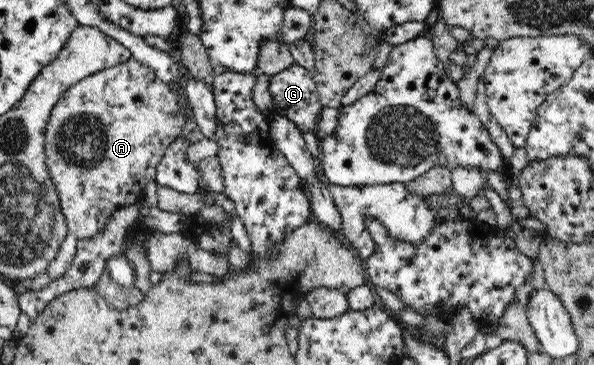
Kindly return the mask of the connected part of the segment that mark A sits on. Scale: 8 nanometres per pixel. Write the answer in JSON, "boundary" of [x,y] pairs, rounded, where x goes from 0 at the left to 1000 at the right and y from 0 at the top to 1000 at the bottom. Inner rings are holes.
{"boundary":[[[226,159],[160,197],[114,241],[88,296],[74,367],[79,444],[88,496],[98,512],[101,567],[111,595],[114,636],[131,658],[148,658],[165,647],[202,570],[237,556],[246,504],[261,493],[266,444],[276,430],[283,400],[306,375],[306,356],[313,345],[310,299],[295,241],[266,214],[251,181]]]}

